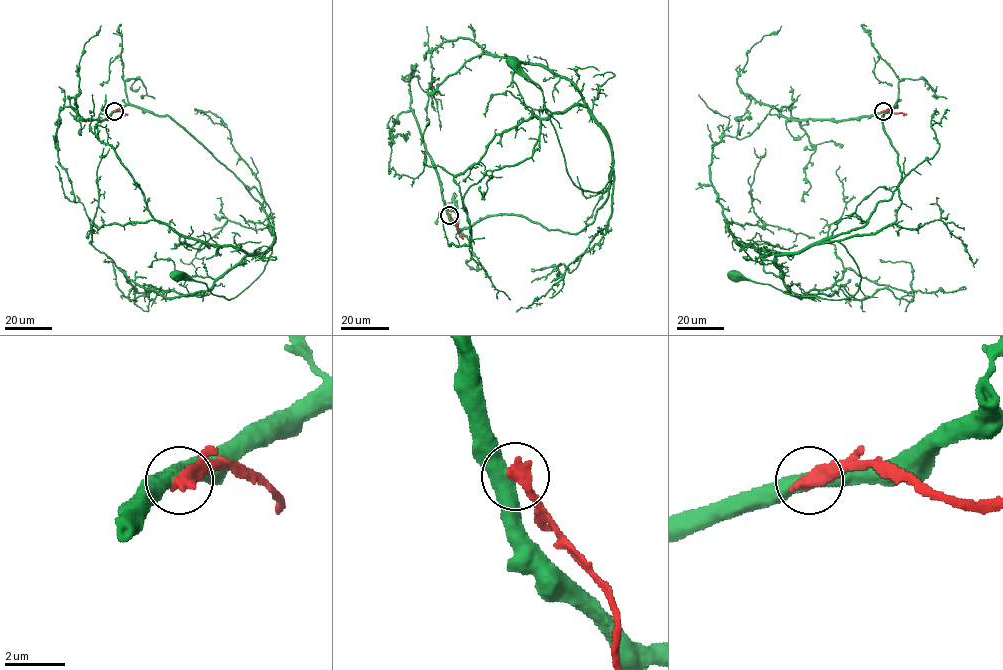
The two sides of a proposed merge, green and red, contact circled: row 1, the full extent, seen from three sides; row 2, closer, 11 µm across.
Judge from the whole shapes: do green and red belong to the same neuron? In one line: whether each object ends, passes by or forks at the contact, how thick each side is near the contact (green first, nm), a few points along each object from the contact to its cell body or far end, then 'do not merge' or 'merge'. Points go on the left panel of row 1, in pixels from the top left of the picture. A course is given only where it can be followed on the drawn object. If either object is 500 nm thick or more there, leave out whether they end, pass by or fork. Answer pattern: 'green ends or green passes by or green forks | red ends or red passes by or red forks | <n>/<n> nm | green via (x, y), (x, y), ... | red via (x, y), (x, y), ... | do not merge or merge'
480/500 nm | green via (114, 111), (134, 105), (169, 115), (240, 180), (261, 204), (273, 233), (263, 271), (231, 299), (177, 276) | red via (114, 111), (128, 114) | do not merge

